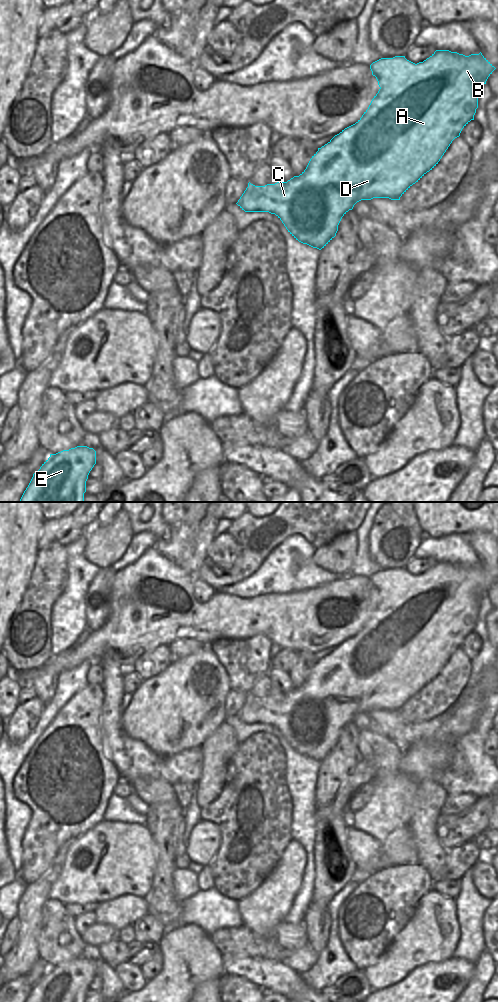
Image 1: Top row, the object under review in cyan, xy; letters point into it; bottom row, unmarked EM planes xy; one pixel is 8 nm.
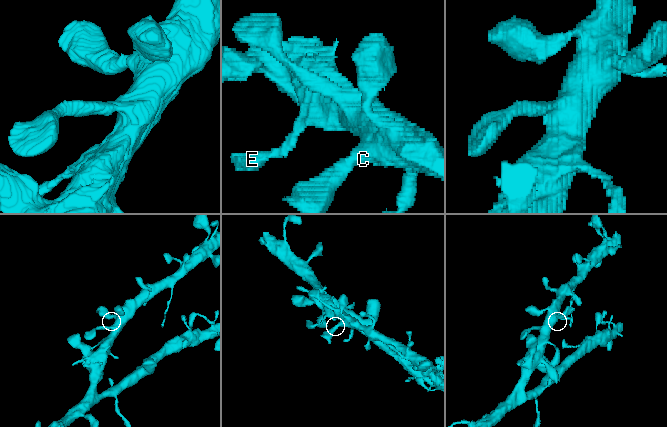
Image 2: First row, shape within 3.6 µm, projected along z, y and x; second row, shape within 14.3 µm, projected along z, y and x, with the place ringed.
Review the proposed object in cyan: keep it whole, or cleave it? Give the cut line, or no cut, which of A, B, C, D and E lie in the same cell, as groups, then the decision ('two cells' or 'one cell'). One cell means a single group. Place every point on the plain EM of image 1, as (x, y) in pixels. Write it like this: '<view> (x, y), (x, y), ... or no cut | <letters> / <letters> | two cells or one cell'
no cut | A B C D E | one cell

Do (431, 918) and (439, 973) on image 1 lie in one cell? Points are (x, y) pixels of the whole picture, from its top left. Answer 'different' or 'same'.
different

